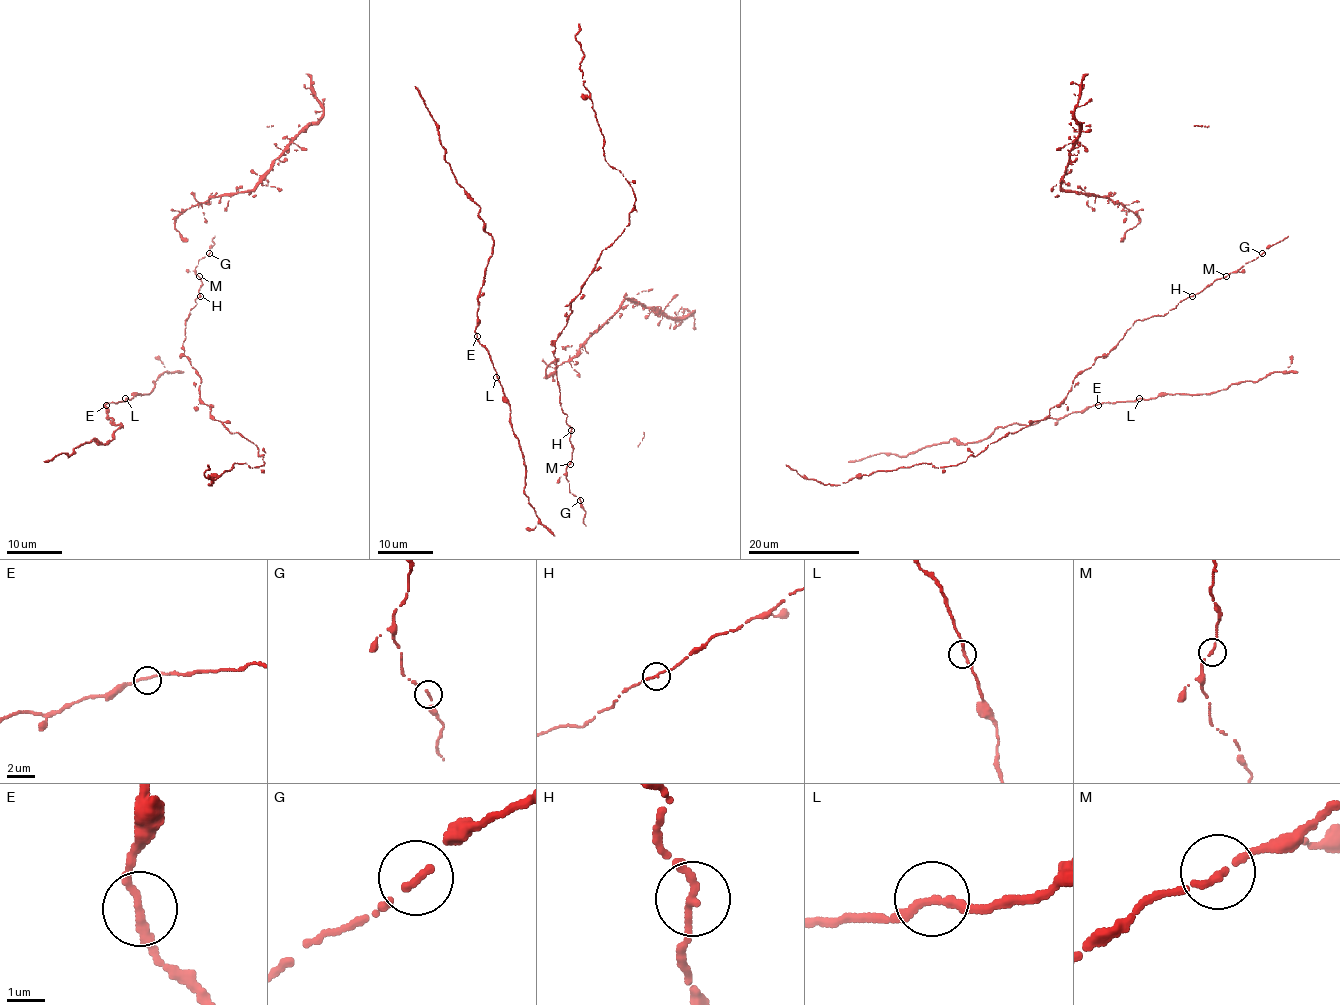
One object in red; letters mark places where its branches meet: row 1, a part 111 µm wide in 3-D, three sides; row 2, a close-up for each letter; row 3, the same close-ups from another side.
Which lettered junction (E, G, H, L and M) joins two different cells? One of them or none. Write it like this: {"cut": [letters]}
{"cut": []}

